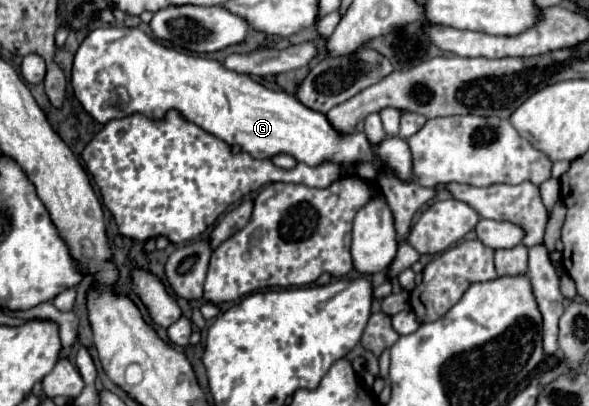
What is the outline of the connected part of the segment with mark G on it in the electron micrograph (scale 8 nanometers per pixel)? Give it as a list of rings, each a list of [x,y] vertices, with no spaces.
[[[111,25],[93,29],[75,53],[71,85],[79,103],[101,125],[133,113],[161,121],[175,109],[183,119],[189,119],[189,123],[197,123],[197,127],[229,145],[241,145],[241,149],[255,159],[289,153],[311,167],[325,159],[333,163],[367,159],[373,165],[381,159],[401,179],[413,179],[411,153],[405,139],[387,137],[379,147],[369,147],[365,133],[339,135],[323,113],[301,105],[293,95],[271,91],[249,75],[225,69],[215,59],[191,57],[165,47],[141,29]]]

